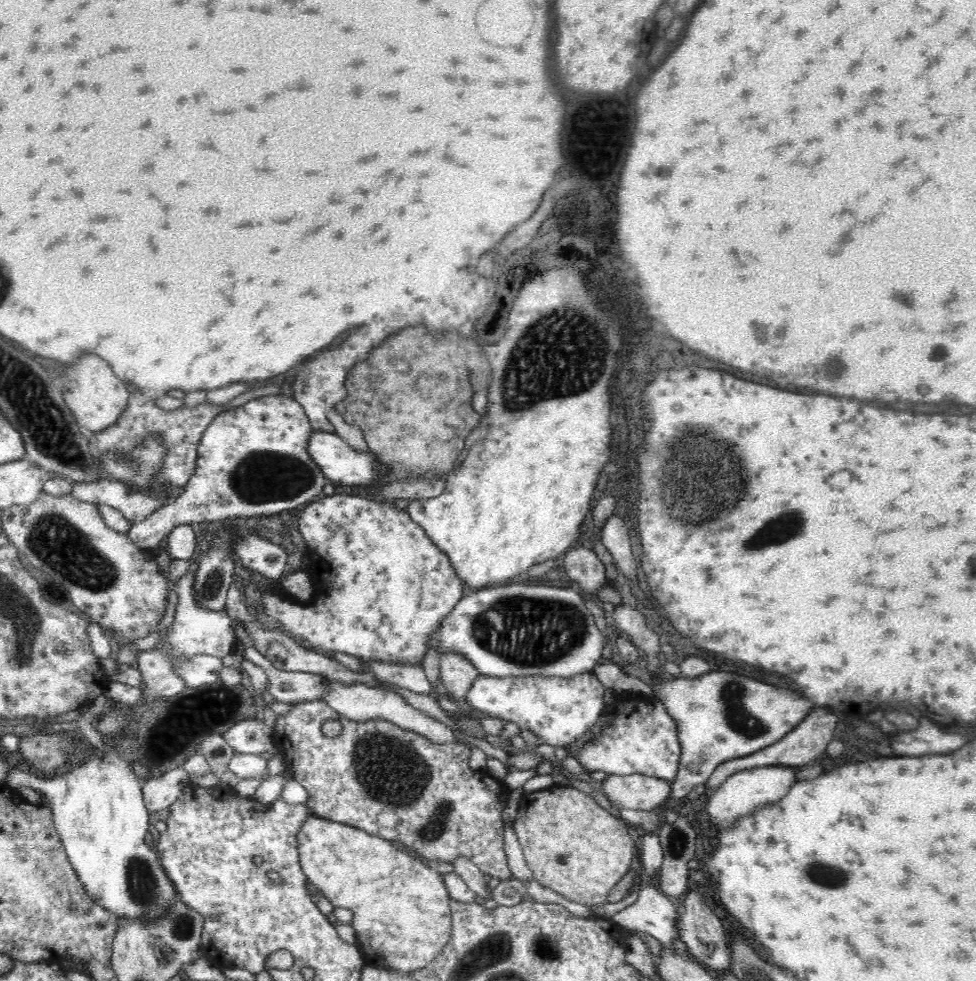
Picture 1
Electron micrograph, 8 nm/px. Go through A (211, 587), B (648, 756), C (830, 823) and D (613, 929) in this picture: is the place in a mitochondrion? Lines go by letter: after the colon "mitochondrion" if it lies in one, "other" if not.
A: mitochondrion
B: other
C: other
D: other

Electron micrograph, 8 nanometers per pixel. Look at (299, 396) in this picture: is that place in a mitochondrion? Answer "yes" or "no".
no

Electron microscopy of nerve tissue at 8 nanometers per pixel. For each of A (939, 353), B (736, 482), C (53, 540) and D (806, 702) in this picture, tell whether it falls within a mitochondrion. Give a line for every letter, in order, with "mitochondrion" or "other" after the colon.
A: other
B: mitochondrion
C: mitochondrion
D: other

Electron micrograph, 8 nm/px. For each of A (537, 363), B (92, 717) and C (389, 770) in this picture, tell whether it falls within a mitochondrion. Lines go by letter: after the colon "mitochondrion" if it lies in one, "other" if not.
A: mitochondrion
B: other
C: mitochondrion

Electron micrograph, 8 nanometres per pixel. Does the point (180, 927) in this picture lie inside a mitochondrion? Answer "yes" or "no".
yes

